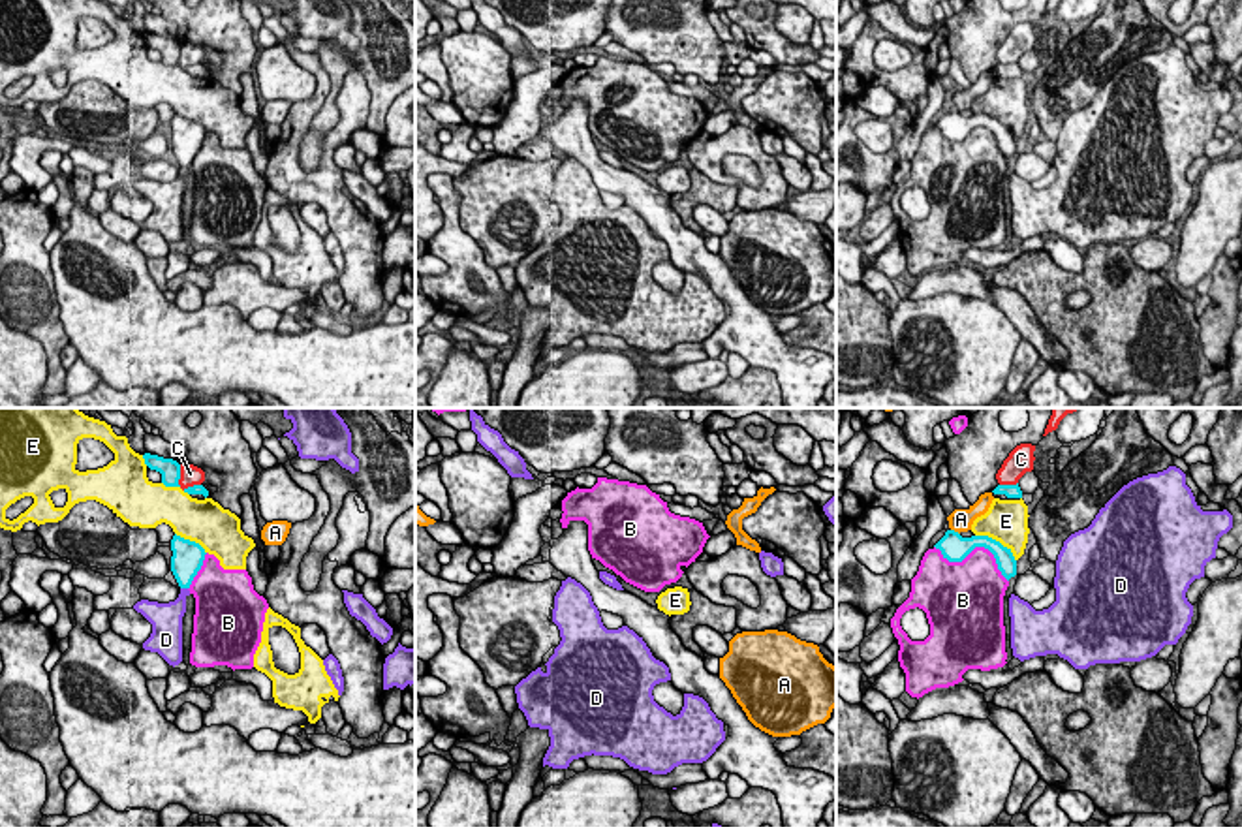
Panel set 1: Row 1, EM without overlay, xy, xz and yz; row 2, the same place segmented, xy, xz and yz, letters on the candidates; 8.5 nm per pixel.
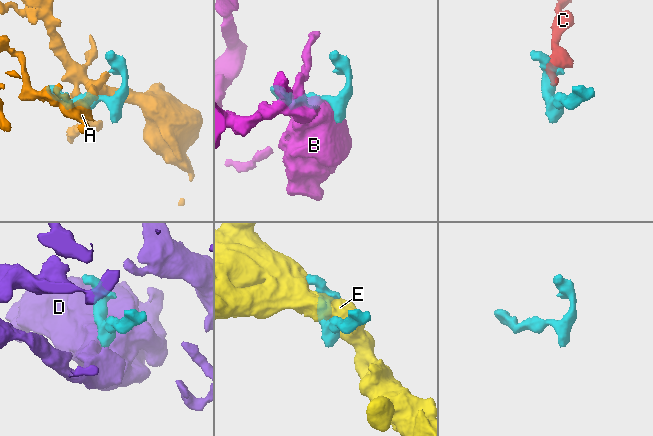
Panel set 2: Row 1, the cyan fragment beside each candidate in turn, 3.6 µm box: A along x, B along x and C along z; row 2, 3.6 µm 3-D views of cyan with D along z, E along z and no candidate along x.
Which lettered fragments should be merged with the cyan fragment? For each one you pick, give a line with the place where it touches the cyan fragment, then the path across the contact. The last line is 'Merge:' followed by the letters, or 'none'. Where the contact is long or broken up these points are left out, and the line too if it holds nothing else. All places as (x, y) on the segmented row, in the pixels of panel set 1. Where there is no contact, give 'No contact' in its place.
D: Touches cyan at xy (185, 587)
Merge: D

